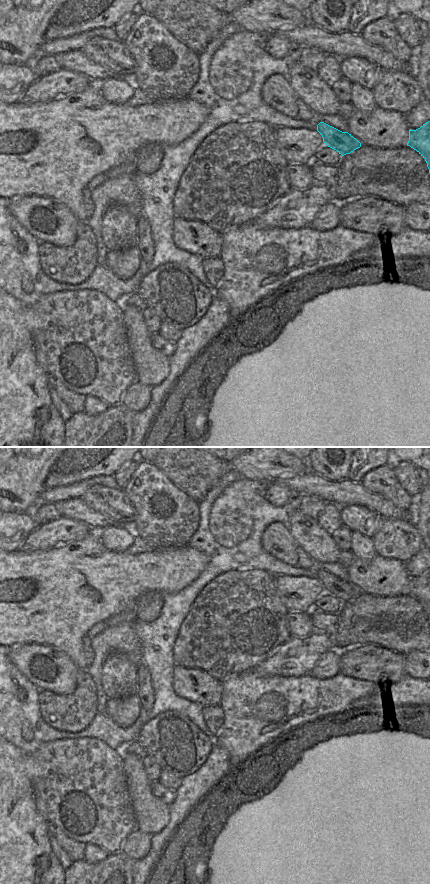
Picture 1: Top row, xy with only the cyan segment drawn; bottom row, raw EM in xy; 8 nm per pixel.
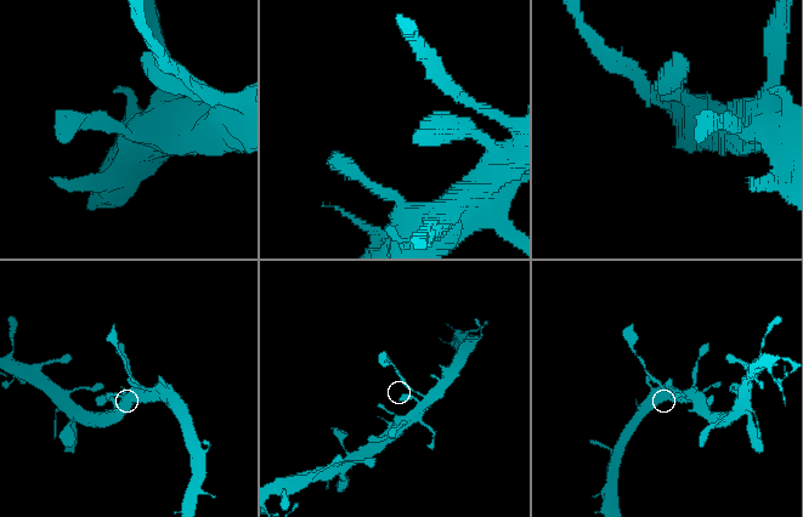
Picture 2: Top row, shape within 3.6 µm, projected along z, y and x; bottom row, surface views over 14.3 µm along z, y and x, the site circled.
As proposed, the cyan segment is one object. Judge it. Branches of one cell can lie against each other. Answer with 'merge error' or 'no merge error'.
merge error

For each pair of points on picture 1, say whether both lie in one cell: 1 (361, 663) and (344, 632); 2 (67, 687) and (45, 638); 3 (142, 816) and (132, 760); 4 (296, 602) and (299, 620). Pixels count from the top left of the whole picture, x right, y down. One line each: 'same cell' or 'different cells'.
1: different cells
2: different cells
3: same cell
4: different cells

